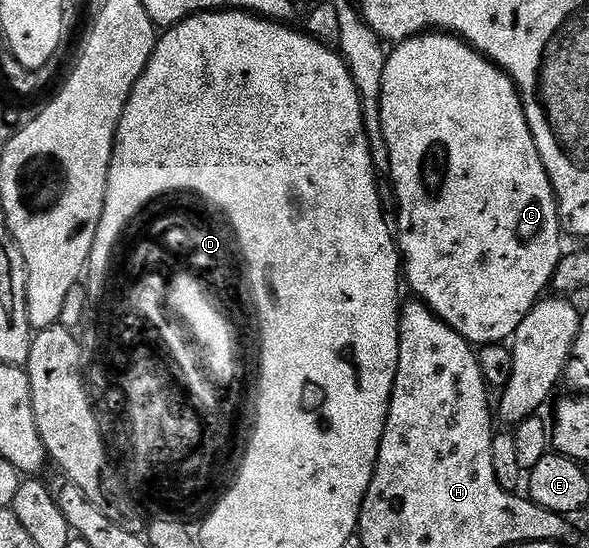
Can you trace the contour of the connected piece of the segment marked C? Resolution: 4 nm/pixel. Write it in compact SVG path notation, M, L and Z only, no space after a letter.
M424 33L405 39L390 48L386 56L380 93L380 123L383 126L384 139L388 145L389 173L395 182L395 199L399 202L399 227L397 223L397 246L401 256L401 271L405 283L416 291L418 298L431 308L433 314L448 323L461 338L472 345L503 343L510 340L515 330L525 321L525 317L536 303L544 298L551 287L551 278L565 252L561 242L561 224L559 206L553 185L549 181L549 173L541 161L541 153L537 153L537 145L533 141L533 133L527 124L523 112L523 100L515 83L495 63L472 49L457 35L446 33Z

